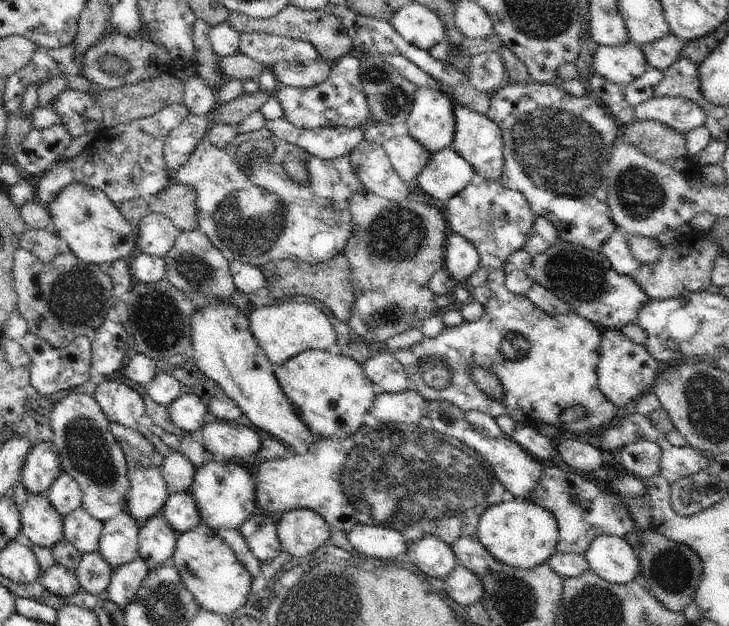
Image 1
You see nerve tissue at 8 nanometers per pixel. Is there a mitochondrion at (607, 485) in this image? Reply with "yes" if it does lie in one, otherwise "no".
no

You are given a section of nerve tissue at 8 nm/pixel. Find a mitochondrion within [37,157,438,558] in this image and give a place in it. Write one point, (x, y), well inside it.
(250, 221)

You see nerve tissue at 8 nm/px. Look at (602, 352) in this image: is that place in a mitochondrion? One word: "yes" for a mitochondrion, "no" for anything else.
no

